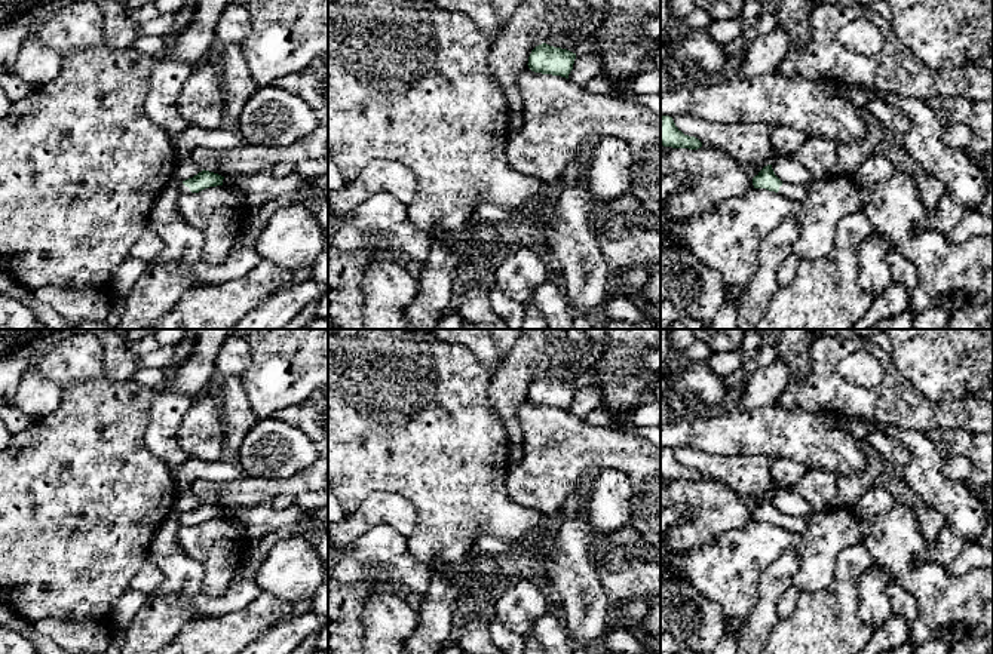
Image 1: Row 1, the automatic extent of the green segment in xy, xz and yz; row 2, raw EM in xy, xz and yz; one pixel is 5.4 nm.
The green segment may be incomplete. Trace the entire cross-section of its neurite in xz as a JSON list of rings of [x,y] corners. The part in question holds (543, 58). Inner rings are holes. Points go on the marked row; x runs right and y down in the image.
[[[546,43],[536,46],[528,56],[528,68],[534,73],[561,76],[568,79],[576,53]]]

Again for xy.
[[[203,169],[193,178],[183,181],[178,185],[178,190],[180,190],[180,194],[199,193],[209,187],[223,185],[223,179],[224,176]]]

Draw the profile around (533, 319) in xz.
[[[527,304],[521,329],[548,329],[548,322],[537,307]]]

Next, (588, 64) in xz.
[[[585,50],[576,55],[568,80],[585,86],[591,79],[601,74],[604,68],[603,56],[597,52]]]

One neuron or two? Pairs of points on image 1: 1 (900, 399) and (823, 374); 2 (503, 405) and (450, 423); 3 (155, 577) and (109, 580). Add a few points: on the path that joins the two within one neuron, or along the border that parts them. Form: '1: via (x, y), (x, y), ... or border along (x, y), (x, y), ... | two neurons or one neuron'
1: via (880, 399), (848, 399), (842, 393) | one neuron
2: border along (490, 375), (489, 404), (502, 421), (508, 441) | two neurons
3: border along (149, 553), (129, 586) | two neurons

